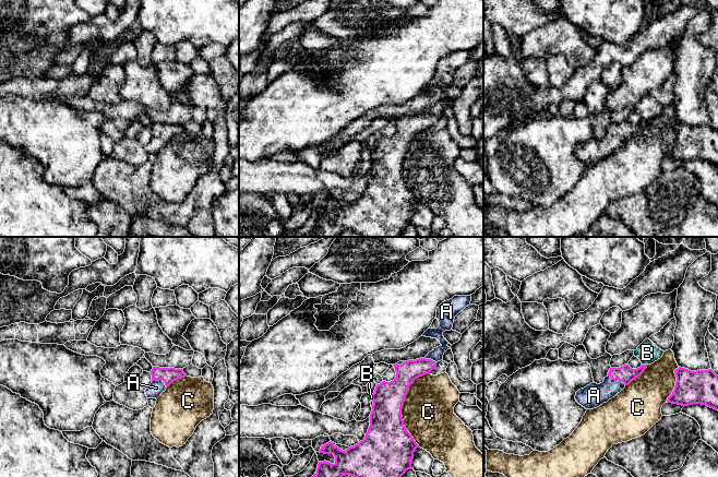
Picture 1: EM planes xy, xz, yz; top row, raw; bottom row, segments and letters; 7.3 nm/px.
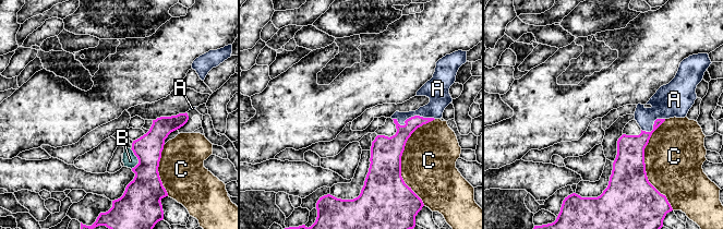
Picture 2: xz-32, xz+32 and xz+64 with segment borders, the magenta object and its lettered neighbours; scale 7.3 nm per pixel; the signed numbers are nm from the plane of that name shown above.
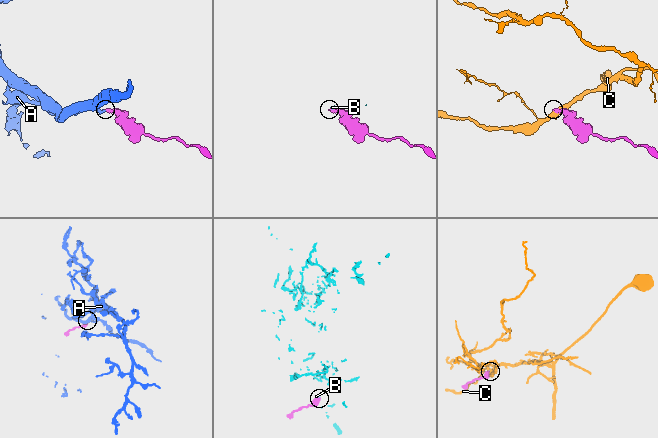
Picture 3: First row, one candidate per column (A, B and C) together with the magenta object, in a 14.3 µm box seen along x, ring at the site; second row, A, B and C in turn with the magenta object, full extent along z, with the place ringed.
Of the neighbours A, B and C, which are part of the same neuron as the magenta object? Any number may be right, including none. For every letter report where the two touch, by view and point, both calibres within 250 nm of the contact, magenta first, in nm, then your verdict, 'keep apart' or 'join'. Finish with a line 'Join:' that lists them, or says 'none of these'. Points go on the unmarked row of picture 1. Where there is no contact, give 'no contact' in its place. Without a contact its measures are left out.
A: meets magenta in xy at (160, 134); 110 nm thick on the magenta side, 110 nm on the other; join
B: meets magenta in yz at (645, 120); 120 nm thick on the magenta side, 160 nm on the other; keep apart
C: meets magenta in xz at (402, 162); 300 nm thick on the magenta side, 380 nm on the other; keep apart
Join: A

